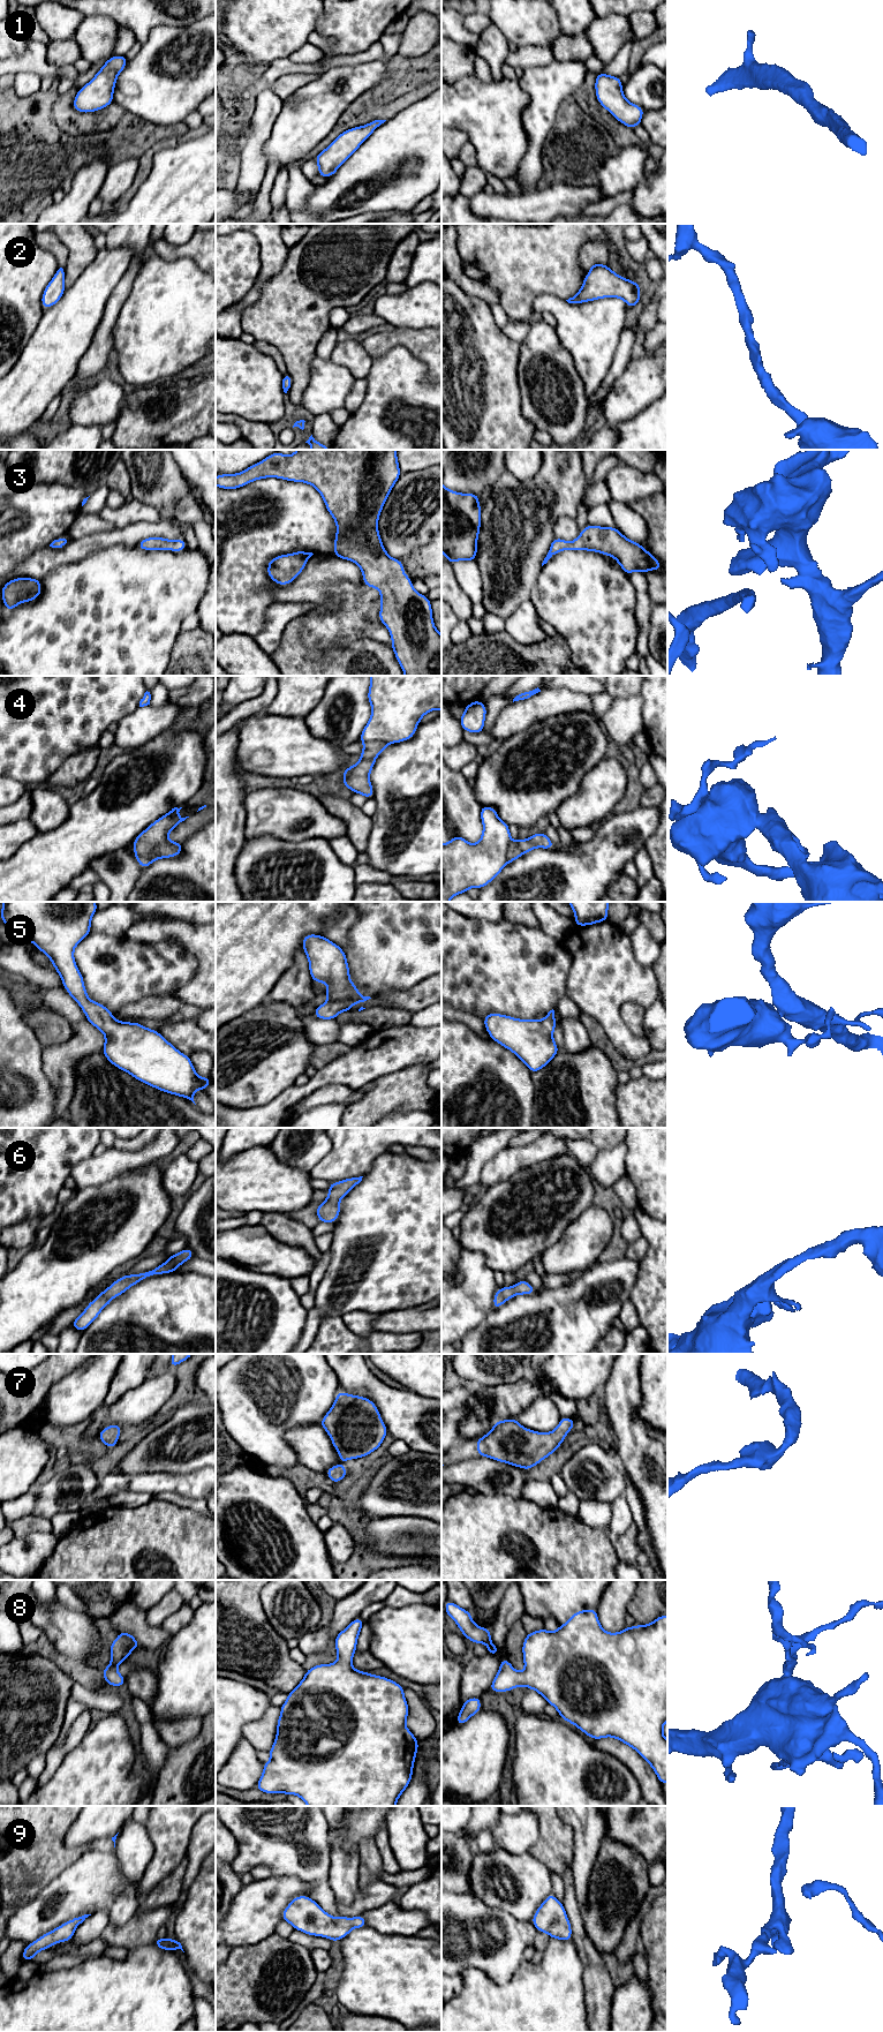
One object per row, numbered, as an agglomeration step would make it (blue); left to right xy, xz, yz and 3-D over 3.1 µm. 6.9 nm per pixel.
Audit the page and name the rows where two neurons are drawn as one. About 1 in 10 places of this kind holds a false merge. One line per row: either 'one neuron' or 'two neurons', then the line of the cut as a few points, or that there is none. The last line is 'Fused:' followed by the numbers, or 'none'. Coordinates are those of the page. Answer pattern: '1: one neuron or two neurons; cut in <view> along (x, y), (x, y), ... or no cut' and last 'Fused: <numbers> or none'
1: one neuron; no cut
2: one neuron; no cut
3: one neuron; no cut
4: two neurons; cut in xy along (136, 856), (150, 855), (152, 858)
5: one neuron; no cut
6: one neuron; no cut
7: one neuron; no cut
8: one neuron; no cut
9: one neuron; no cut
Fused: 4

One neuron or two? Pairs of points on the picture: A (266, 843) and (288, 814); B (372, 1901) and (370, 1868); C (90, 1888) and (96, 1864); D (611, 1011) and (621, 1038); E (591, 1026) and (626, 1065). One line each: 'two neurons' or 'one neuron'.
A: two neurons
B: two neurons
C: one neuron
D: one neuron
E: one neuron

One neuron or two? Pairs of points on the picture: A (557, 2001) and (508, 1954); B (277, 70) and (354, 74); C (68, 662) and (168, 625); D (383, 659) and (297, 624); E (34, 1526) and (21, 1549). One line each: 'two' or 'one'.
A: two
B: two
C: one
D: one
E: two

